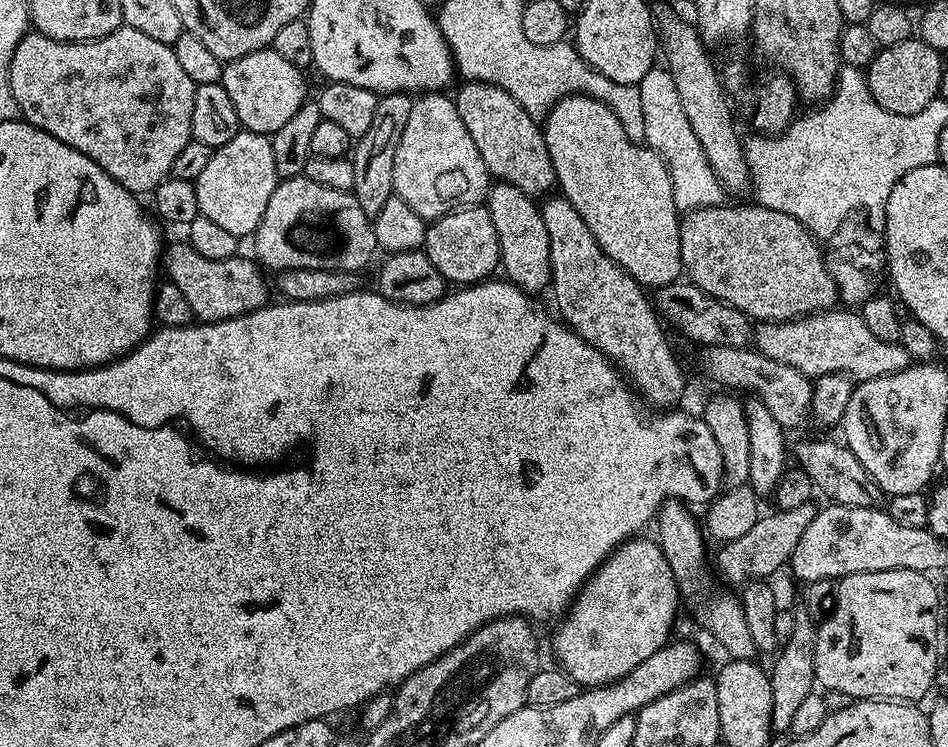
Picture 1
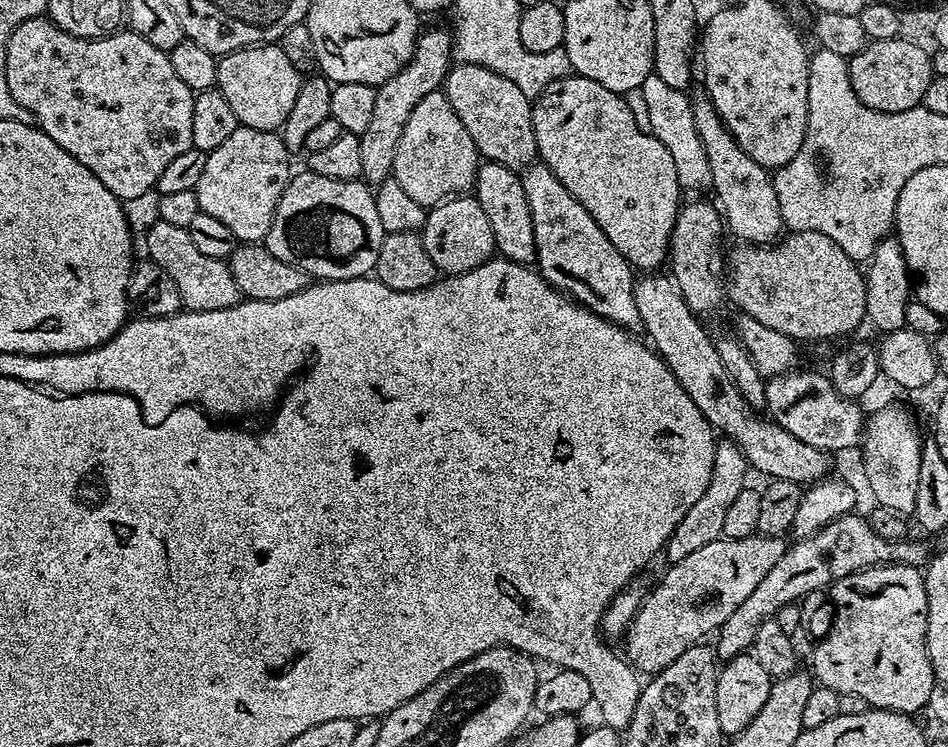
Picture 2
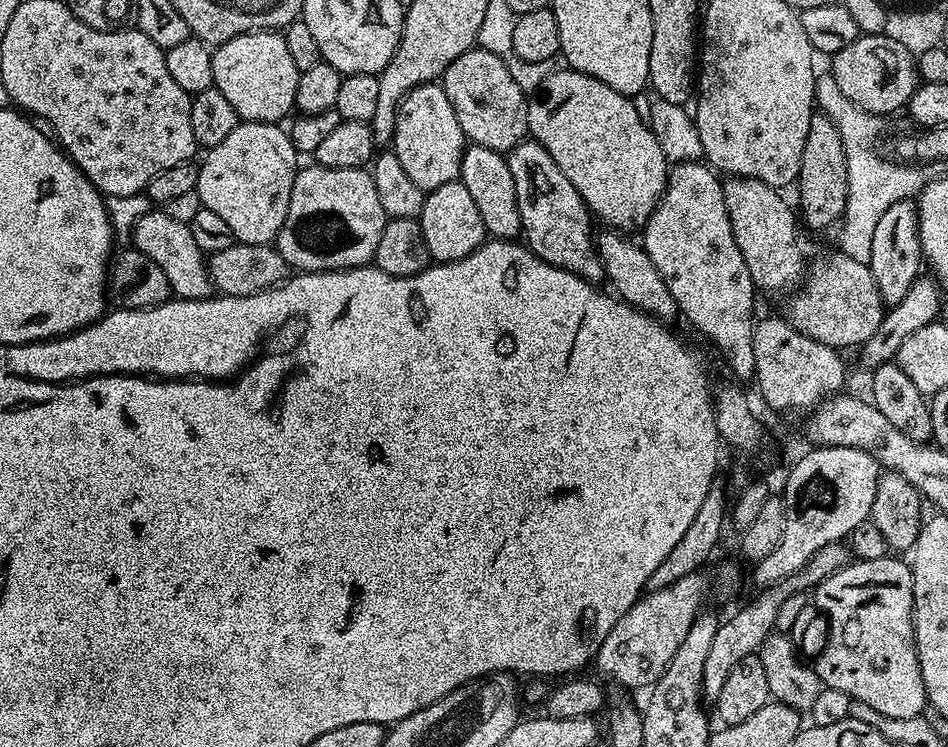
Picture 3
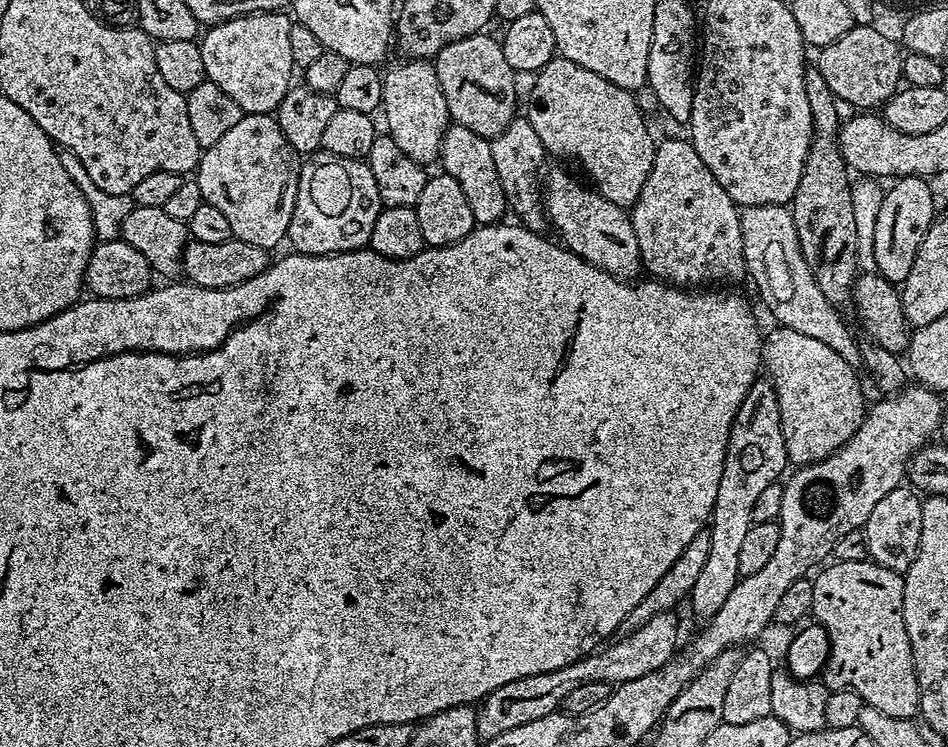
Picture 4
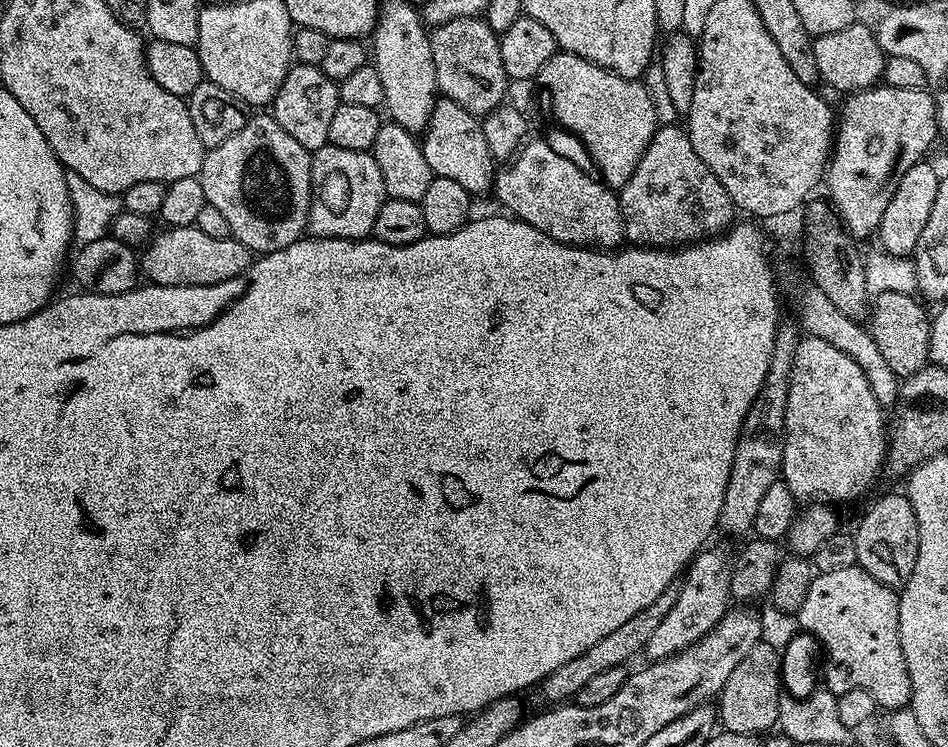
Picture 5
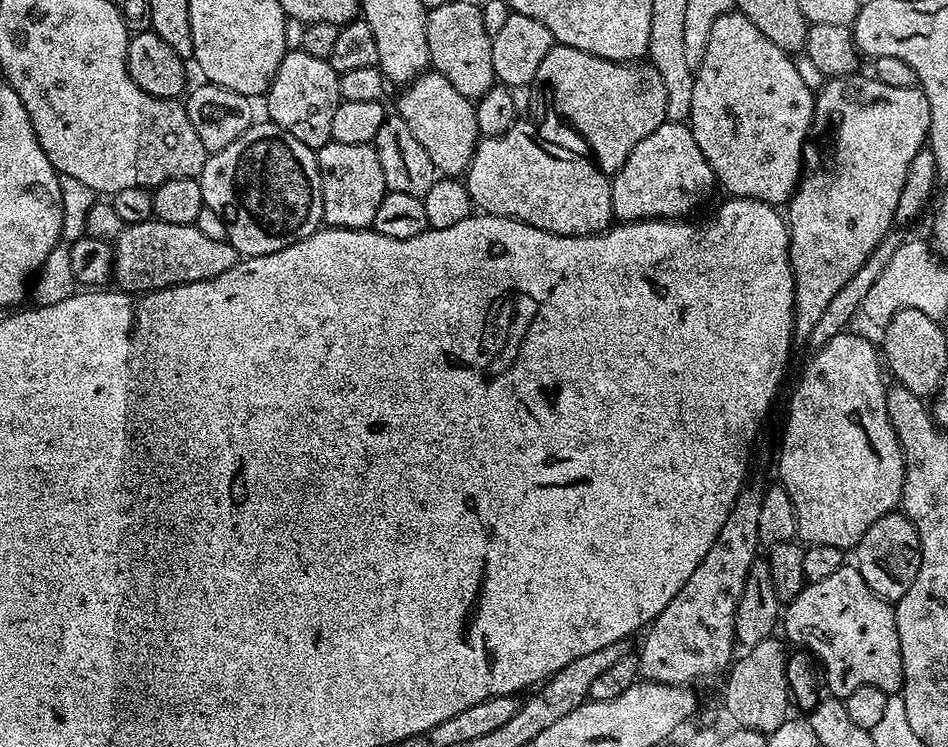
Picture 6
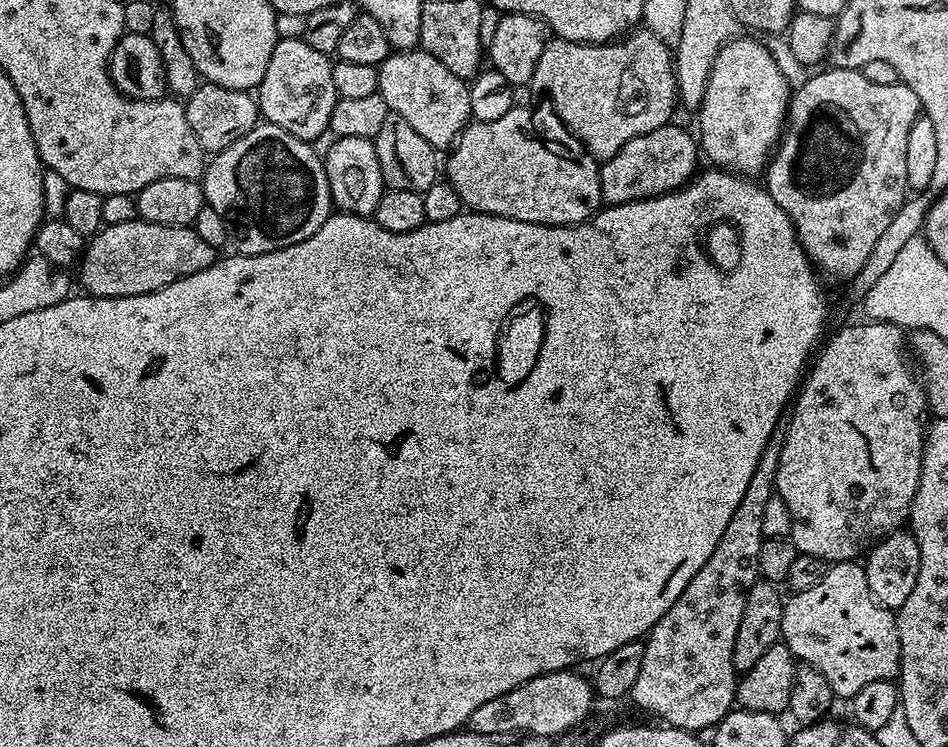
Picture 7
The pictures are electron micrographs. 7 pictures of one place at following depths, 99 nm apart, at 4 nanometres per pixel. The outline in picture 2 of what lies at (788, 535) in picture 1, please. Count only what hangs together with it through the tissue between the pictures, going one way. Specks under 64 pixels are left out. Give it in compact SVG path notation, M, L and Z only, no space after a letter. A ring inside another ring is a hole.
M757 532L744 539L723 536L699 550L694 550L689 557L673 561L656 588L641 601L640 610L626 633L625 653L629 663L641 673L658 673L670 666L690 646L703 641L706 638L704 636L710 632L715 633L750 596L751 591L766 578L766 574L782 558L787 547L787 541L781 536L762 536Z

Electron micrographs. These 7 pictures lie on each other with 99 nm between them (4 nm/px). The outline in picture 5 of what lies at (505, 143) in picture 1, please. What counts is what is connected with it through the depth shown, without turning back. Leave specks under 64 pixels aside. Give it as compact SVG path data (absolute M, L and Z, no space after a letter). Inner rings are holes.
M480 16L454 18L433 27L430 32L434 54L434 74L439 95L445 100L458 102L462 110L485 117L498 105L505 103L508 95L508 75L502 66L500 37Z

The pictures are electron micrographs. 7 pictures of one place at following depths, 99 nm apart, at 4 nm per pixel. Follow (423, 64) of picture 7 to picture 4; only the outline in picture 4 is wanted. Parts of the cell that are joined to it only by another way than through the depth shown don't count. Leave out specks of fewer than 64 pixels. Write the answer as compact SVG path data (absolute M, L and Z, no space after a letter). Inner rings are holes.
M449 123L442 138L438 164L439 167L444 167L441 168L443 175L454 178L454 182L462 186L462 194L466 194L466 203L470 205L477 225L498 224L505 219L509 211L508 199L494 166L492 141L489 137L474 134L474 130L466 130L466 126L461 124Z

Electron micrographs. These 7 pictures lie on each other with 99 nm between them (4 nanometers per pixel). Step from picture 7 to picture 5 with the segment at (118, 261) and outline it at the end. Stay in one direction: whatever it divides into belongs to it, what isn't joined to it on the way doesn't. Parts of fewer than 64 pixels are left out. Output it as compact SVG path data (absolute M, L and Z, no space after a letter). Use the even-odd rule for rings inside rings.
M194 226L165 227L163 231L157 231L148 243L143 245L138 256L138 268L143 279L145 276L145 281L154 284L210 286L243 276L254 259L254 253L246 246L242 246L242 242L233 240L231 236L210 238L210 234L202 234L202 230Z

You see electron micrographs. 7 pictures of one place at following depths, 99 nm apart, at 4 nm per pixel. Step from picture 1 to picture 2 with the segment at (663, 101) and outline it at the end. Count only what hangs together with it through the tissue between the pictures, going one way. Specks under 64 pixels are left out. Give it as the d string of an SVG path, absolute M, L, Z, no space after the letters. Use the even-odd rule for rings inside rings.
M655 74L646 78L646 82L639 89L642 98L646 98L646 106L650 114L650 132L670 150L670 158L674 158L674 167L678 170L678 182L681 189L692 191L696 194L699 188L707 189L708 163L706 162L706 150L698 138L698 130L694 126L694 118L690 114L689 93L682 89L674 89L663 82L662 78Z

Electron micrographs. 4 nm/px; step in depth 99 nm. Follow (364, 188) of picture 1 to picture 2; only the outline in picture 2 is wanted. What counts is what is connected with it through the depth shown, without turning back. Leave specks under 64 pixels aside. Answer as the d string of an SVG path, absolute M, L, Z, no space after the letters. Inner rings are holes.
M432 28L428 32L427 29L416 37L416 49L410 62L406 62L406 66L402 66L394 78L376 88L372 117L364 133L359 136L362 146L362 177L369 185L378 185L391 177L394 153L398 151L398 138L402 138L410 110L414 110L414 106L418 106L426 94L437 91L443 85L453 64L451 31L443 32L440 28Z

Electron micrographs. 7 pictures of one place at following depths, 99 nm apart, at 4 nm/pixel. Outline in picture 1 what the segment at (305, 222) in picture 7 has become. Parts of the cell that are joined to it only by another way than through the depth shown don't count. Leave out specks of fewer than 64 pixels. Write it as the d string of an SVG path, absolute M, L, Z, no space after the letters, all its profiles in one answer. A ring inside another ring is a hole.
M241 130L226 142L226 146L213 151L210 162L206 162L194 183L201 216L210 218L210 222L223 226L237 238L251 237L258 222L262 222L270 194L274 194L278 183L271 139L257 132Z

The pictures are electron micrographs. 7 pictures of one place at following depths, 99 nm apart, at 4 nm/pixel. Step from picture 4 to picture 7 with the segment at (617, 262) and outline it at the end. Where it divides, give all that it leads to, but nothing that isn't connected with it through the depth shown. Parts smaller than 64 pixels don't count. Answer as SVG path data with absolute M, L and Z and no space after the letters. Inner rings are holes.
M551 103L530 108L513 107L494 122L469 123L452 145L448 156L447 183L458 194L461 205L473 212L501 216L527 224L567 226L580 224L595 216L602 207L600 164L582 146L582 142L560 121Z

